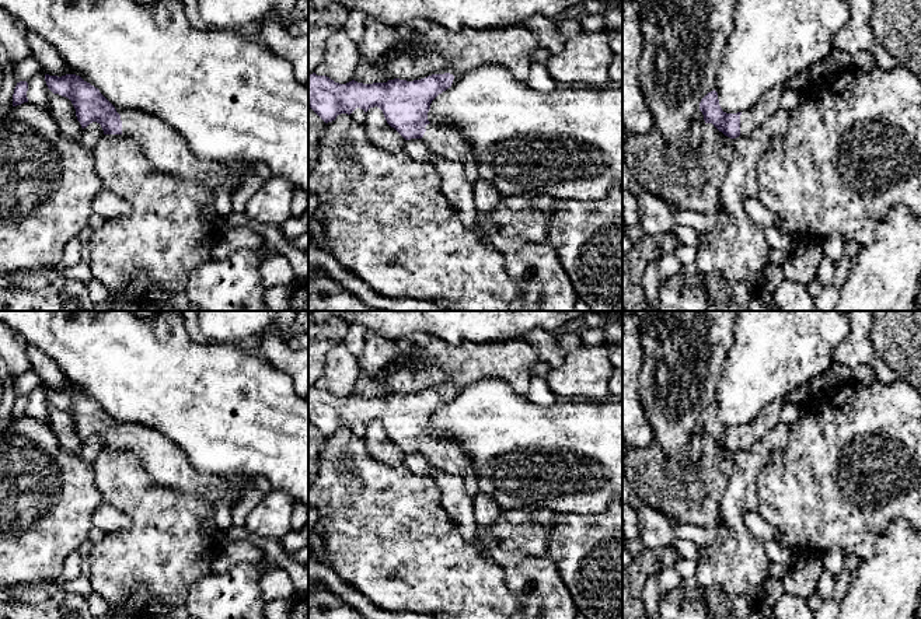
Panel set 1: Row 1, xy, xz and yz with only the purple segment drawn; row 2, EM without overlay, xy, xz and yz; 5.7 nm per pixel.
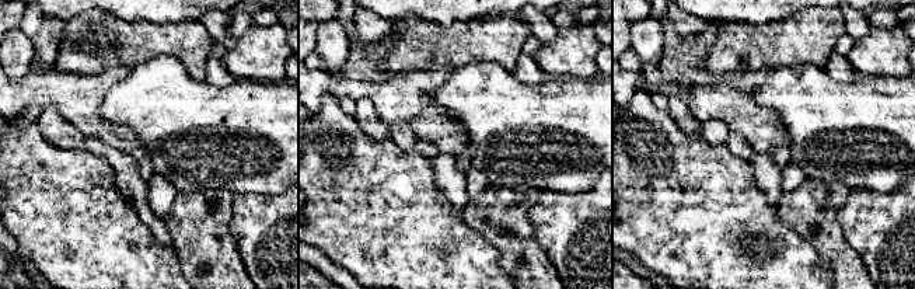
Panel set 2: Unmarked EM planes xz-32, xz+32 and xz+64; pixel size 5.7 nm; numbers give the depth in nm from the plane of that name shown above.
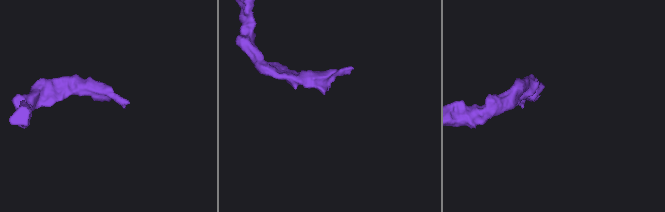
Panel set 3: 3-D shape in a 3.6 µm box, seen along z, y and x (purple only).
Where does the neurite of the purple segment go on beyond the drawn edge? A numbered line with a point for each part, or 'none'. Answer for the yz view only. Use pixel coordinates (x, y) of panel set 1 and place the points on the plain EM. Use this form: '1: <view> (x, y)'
1: yz (752, 433)

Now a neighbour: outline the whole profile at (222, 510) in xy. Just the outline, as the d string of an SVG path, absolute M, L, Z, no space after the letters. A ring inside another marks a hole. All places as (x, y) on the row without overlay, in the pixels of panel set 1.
M228 500L213 504L213 518L221 532L231 525L231 504Z

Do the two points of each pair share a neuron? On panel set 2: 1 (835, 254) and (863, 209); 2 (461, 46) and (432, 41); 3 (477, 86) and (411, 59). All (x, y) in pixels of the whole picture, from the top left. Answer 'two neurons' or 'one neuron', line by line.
1: two neurons
2: one neuron
3: two neurons

